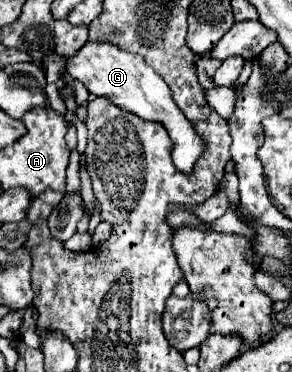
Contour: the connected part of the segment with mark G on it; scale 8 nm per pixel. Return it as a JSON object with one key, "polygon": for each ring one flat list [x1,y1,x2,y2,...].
{"polygon":[[87,42,73,58,67,60,67,72,71,78,85,84,85,88,95,96,105,96,111,104,115,104,121,110,127,110,143,120,159,122,165,126,169,138,173,140,173,164,177,170,191,174,195,162,205,152,205,140,197,136,195,126,185,118,185,114,177,108,177,104,171,98,171,92,167,84,161,80,161,76,147,66,141,56,125,52,113,44,95,44]]}

